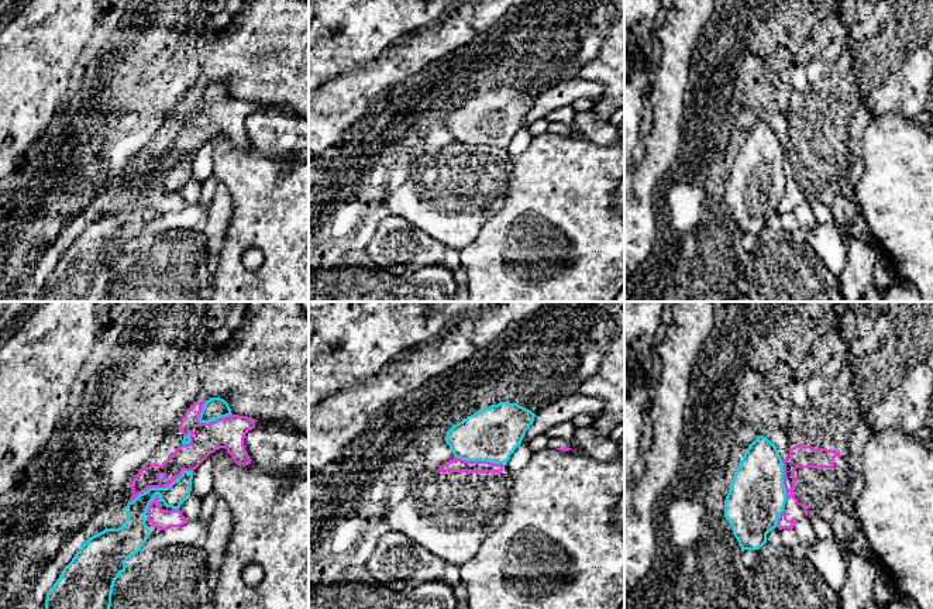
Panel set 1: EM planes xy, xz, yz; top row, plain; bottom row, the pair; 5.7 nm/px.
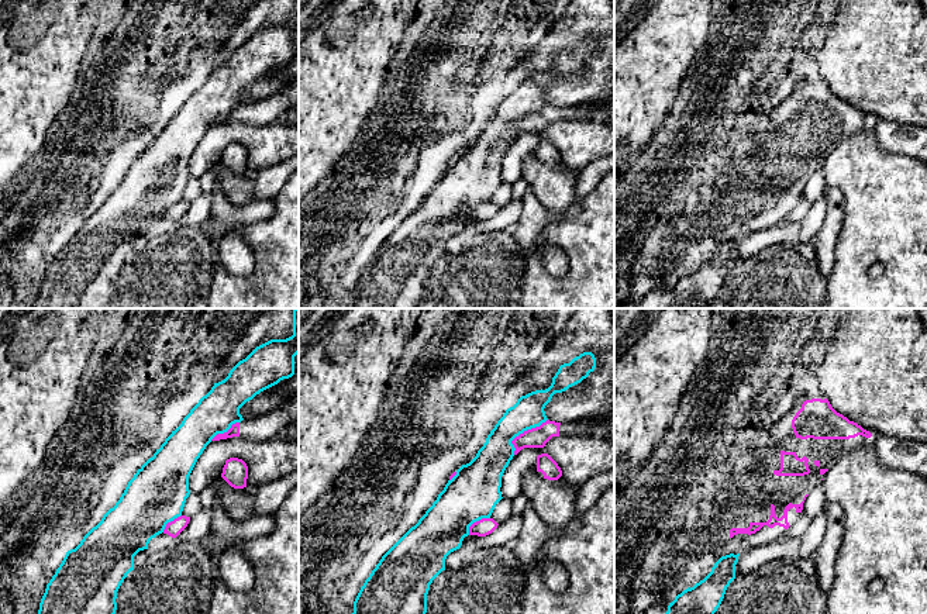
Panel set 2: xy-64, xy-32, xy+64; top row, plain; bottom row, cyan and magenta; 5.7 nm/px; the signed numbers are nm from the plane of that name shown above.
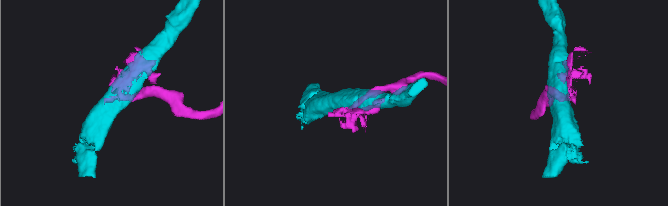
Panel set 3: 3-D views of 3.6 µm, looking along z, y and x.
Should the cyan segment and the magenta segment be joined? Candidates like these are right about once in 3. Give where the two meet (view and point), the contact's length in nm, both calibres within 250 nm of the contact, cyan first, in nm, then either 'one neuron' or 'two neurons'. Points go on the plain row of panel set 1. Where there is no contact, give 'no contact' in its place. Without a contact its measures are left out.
contact xy (159, 172); length 420 nm; calibres 130 and 160 nm; two neurons

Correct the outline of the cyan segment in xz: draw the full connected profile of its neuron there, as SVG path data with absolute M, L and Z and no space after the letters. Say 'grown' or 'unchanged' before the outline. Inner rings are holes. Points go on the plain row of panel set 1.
unchanged; M500 86L454 109L447 116L445 127L457 142L505 149L534 102L531 94L517 87Z

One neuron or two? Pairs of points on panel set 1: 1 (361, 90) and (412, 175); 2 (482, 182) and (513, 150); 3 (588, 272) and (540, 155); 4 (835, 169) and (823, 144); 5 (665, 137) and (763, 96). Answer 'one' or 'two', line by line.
1: two
2: two
3: one
4: one
5: two

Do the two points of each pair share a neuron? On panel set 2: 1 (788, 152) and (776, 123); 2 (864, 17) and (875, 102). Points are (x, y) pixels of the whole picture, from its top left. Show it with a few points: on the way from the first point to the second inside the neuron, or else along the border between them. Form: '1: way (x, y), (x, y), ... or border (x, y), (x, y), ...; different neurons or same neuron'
1: border (781, 134), (812, 145); different neurons
2: way (875, 38), (875, 80); same neuron

